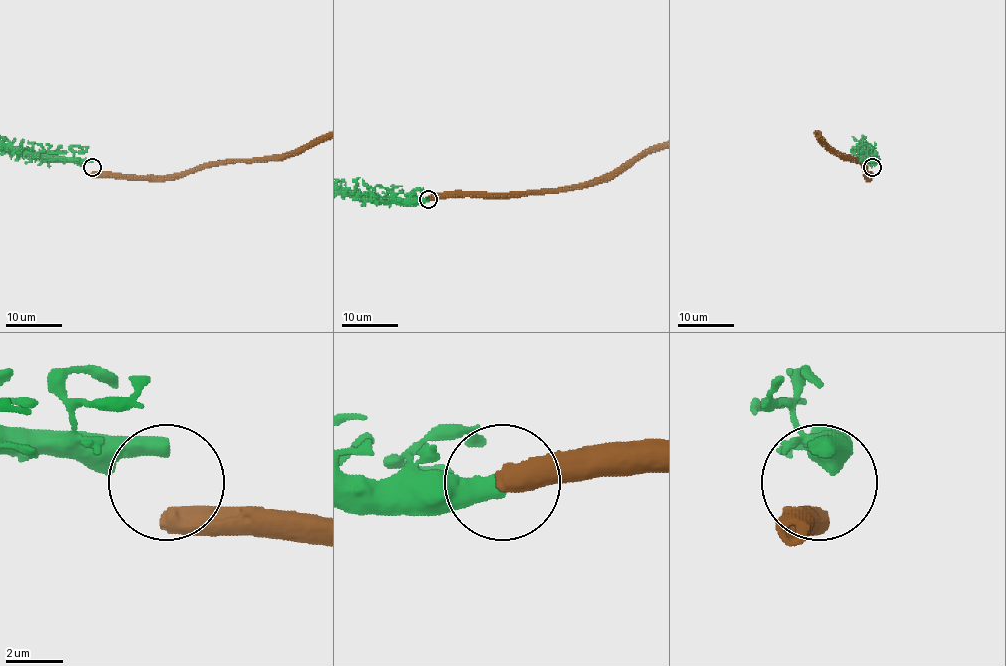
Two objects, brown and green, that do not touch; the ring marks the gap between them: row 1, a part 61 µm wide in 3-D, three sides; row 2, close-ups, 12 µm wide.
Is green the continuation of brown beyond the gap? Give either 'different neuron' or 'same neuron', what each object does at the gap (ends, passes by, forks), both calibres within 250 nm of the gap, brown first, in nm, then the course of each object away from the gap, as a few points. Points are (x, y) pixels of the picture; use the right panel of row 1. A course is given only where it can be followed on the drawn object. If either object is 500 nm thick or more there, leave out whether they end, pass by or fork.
same neuron; 650 nm thick on the brown side, 600 nm on the other

